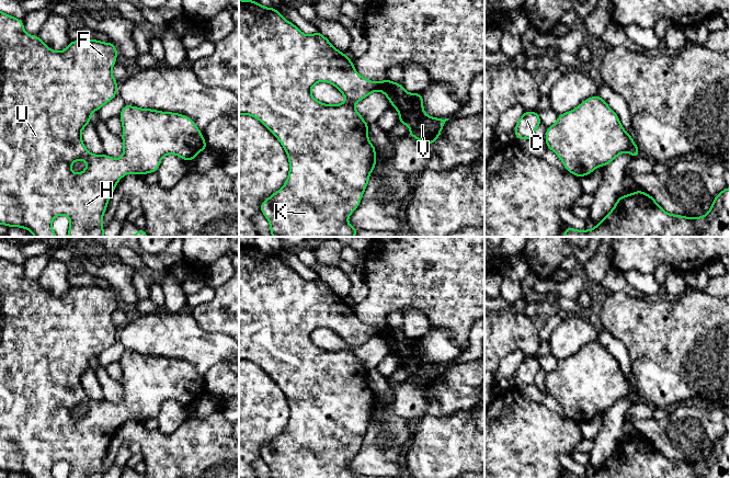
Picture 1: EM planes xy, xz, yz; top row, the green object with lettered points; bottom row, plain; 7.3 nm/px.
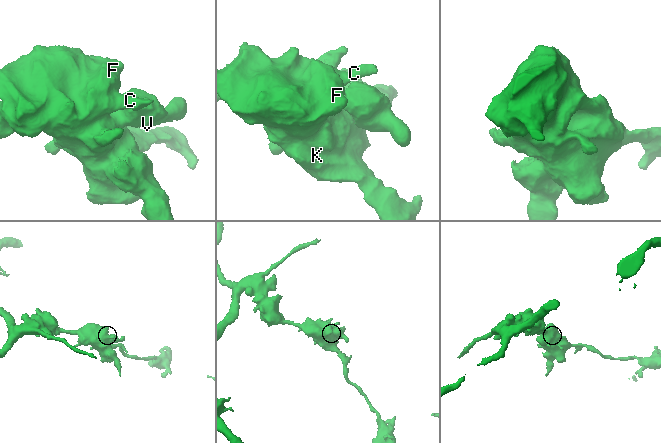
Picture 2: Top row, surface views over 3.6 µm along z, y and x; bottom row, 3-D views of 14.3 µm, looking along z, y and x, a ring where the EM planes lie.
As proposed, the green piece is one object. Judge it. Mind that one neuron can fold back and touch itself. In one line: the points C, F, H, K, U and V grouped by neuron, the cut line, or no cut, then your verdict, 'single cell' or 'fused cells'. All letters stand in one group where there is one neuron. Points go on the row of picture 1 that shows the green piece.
C F H K U V; no cut; single cell

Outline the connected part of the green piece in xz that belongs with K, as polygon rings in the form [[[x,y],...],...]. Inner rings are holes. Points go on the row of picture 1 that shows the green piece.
[[[239,0],[239,115],[250,115],[258,118],[281,143],[286,151],[289,161],[289,172],[283,187],[273,193],[269,198],[261,203],[261,213],[270,223],[272,237],[354,237],[358,231],[347,223],[347,218],[357,208],[363,197],[364,191],[369,181],[369,173],[376,166],[376,147],[368,139],[368,123],[355,110],[354,104],[364,100],[370,93],[379,90],[383,92],[399,113],[399,123],[411,128],[408,136],[414,137],[425,145],[432,145],[441,135],[443,125],[449,118],[437,118],[425,114],[423,109],[422,93],[408,93],[402,83],[395,83],[388,78],[380,82],[370,81],[363,78],[353,67],[353,60],[346,57],[343,52],[339,52],[318,30],[313,35],[304,34],[296,25],[285,20],[275,8],[266,8],[254,0]],[[320,82],[333,84],[346,99],[344,103],[329,105],[317,101],[311,95],[311,88]]]

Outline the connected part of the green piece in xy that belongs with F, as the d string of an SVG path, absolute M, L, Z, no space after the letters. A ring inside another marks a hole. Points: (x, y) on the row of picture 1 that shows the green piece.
M0 11L0 224L10 227L20 227L30 230L34 237L57 237L52 227L56 216L66 215L70 219L70 227L67 237L104 237L103 215L107 208L111 195L115 191L117 182L126 174L135 173L145 175L149 172L157 172L166 155L176 155L183 160L192 161L202 150L208 149L201 129L194 121L185 115L172 112L161 112L152 109L140 109L125 104L121 111L123 126L122 140L124 145L123 156L114 159L110 156L93 155L89 152L81 139L82 129L91 122L91 114L99 111L117 94L117 81L112 75L112 68L116 64L117 49L113 43L103 43L98 39L71 41L61 52L55 52L45 45L38 35L30 35L24 31L23 20L13 18ZM77 160L84 160L84 171L75 174L71 164Z

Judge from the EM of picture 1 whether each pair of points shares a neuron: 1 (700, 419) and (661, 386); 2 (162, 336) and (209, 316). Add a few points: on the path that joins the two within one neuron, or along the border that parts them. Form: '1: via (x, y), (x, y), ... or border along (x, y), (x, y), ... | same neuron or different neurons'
1: border along (685, 401), (672, 409) | different neurons
2: border along (189, 310), (194, 320), (204, 330), (220, 331) | different neurons

